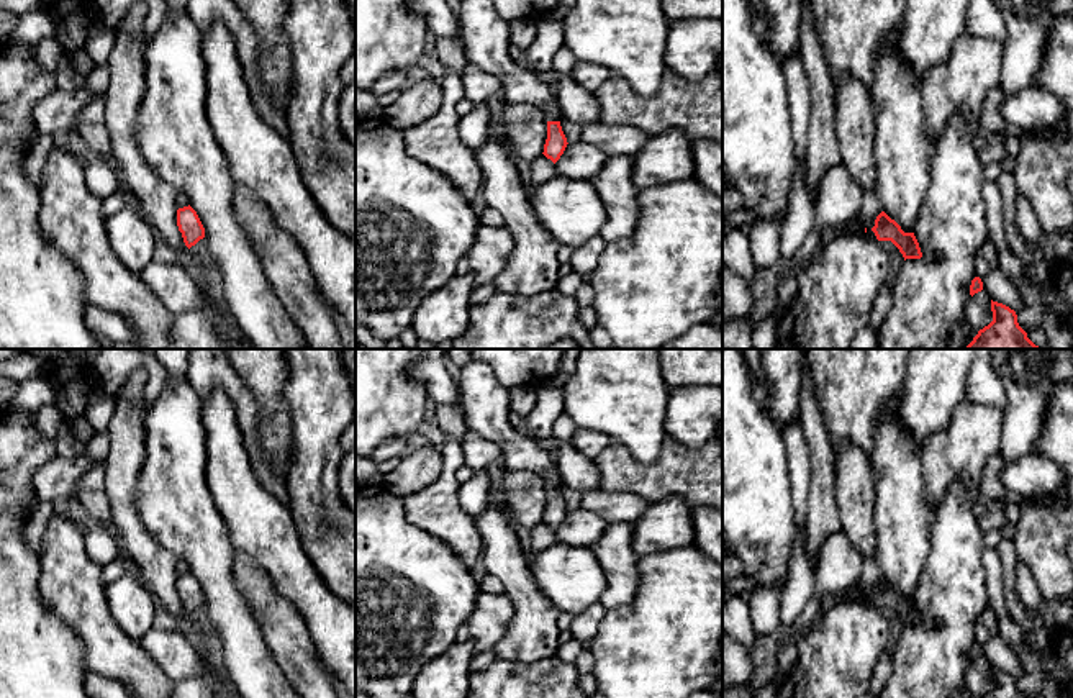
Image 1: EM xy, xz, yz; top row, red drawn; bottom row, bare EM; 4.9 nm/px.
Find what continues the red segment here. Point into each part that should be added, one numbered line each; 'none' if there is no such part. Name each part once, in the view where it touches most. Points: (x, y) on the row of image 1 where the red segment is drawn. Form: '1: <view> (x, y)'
1: xz (485, 35)

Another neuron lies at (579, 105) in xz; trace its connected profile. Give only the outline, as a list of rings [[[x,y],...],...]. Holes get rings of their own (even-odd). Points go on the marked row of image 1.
[[[570,75],[555,77],[555,98],[565,120],[578,128],[600,121],[600,105],[595,95],[578,85]]]

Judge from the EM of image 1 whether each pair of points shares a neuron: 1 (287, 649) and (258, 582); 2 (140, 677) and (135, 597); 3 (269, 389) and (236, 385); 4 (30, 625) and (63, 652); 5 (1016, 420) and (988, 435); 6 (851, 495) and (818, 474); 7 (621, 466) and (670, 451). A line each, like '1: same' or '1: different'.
1: same
2: different
3: different
4: same
5: different
6: different
7: same

